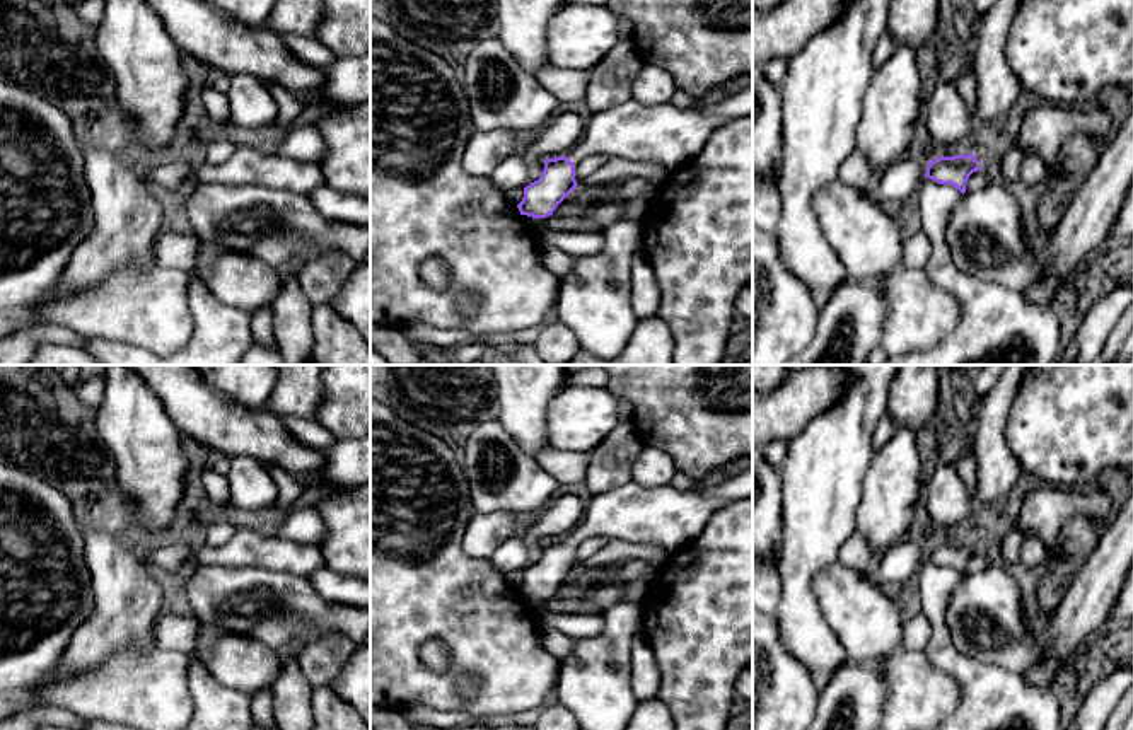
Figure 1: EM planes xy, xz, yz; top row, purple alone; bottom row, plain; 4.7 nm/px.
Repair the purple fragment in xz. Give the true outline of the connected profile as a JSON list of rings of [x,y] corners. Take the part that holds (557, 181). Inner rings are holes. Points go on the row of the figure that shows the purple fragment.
[[[752,85],[723,99],[722,102],[679,111],[672,104],[642,106],[630,99],[602,113],[594,113],[585,123],[585,133],[566,155],[546,159],[537,181],[524,188],[524,198],[517,205],[520,215],[546,218],[578,186],[575,181],[575,164],[592,154],[621,157],[626,160],[645,160],[662,164],[669,172],[698,155],[708,136],[720,126],[752,116]]]

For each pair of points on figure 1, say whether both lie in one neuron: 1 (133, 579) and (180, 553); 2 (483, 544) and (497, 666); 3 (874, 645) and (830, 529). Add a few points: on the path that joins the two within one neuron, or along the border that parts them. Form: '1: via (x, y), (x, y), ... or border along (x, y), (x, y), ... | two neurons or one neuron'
1: border along (145, 563), (152, 570) | two neurons
2: border along (470, 521), (461, 548), (468, 555), (488, 560) | two neurons
3: border along (836, 560), (813, 580), (814, 596) | two neurons

